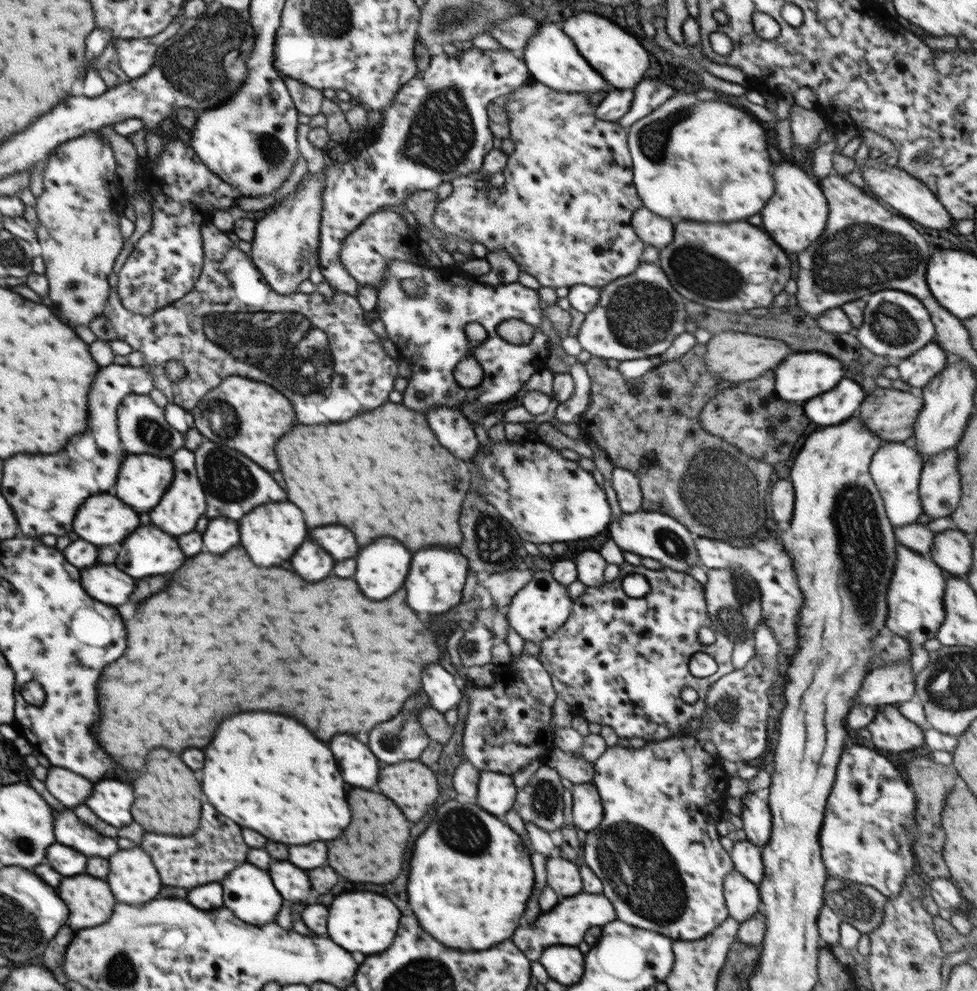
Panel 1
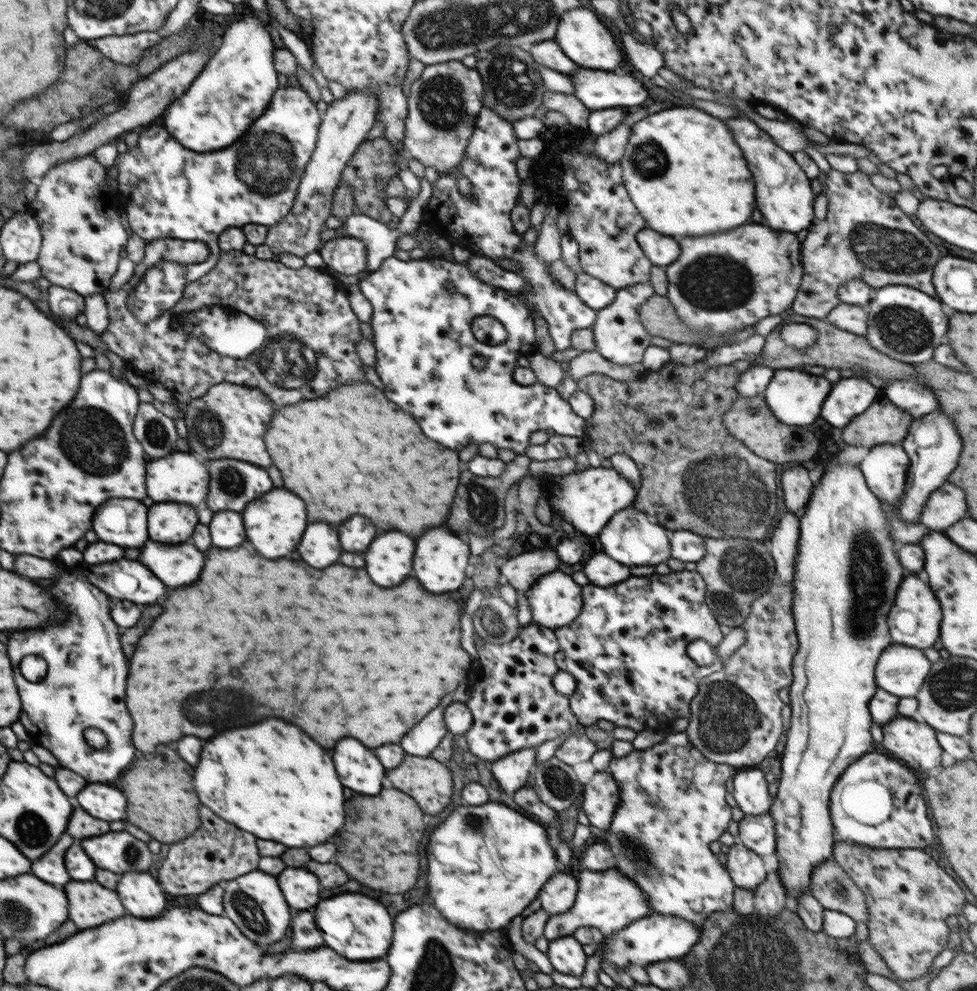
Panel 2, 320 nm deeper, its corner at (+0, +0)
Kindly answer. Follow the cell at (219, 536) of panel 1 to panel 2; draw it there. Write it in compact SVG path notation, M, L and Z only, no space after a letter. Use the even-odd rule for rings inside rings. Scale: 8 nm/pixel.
M218 512L210 522L212 544L218 548L236 548L246 540L242 516L236 512Z

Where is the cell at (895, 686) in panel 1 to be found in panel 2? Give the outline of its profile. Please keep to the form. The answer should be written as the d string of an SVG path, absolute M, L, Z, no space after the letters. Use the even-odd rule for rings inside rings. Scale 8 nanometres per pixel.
M892 644L878 658L874 670L877 686L902 698L915 698L930 672L931 662L923 650Z

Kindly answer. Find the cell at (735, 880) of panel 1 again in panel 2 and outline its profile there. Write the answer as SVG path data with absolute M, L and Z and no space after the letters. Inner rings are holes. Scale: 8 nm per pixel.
M738 841L729 848L726 870L736 887L748 890L754 890L767 875L763 857Z

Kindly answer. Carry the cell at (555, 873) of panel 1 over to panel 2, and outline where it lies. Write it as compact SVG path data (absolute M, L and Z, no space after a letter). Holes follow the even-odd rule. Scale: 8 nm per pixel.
M554 874L540 890L540 904L551 916L562 914L574 906L578 889L579 882L572 875Z

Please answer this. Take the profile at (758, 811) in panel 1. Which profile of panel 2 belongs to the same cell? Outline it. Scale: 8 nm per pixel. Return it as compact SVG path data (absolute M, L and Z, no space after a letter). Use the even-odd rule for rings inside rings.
M746 768L734 774L734 798L738 808L748 815L763 815L770 810L770 793L765 772L760 768Z

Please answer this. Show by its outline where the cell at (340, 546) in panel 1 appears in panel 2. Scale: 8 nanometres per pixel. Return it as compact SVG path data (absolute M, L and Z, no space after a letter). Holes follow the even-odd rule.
M352 516L340 526L340 542L348 552L364 552L376 538L376 526L364 516Z

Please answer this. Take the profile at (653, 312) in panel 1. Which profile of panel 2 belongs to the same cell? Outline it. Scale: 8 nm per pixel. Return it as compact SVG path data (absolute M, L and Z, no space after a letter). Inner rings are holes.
M651 283L626 285L616 292L614 302L597 311L595 323L591 328L595 340L594 349L606 360L622 366L632 366L643 361L645 350L652 342L652 336L646 332L637 312L639 306L648 302L653 295L655 291Z

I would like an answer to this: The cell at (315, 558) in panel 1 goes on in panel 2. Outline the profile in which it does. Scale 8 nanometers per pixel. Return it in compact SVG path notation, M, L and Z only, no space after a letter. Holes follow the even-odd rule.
M316 522L306 528L298 552L310 566L326 568L340 558L340 548L342 546L338 542L338 530L326 522Z

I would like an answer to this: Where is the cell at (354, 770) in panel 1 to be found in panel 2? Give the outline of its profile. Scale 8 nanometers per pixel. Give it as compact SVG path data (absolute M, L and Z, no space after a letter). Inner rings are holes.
M344 738L336 744L334 764L342 786L368 796L376 796L382 790L382 780L386 776L384 766L372 750L354 738Z

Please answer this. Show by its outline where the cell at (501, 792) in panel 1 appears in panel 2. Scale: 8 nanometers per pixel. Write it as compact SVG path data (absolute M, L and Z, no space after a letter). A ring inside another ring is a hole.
M537 747L523 748L503 756L492 763L491 772L500 786L514 794L528 782L535 767Z

